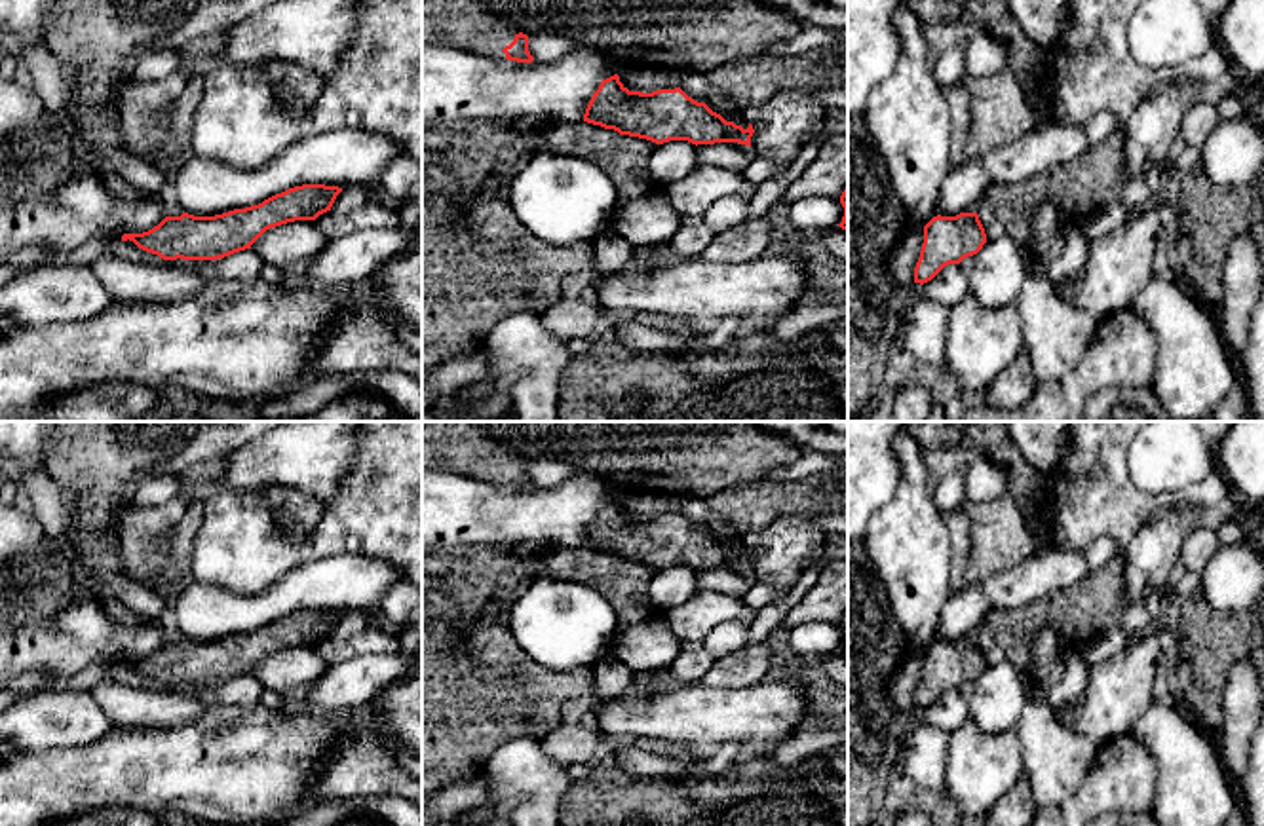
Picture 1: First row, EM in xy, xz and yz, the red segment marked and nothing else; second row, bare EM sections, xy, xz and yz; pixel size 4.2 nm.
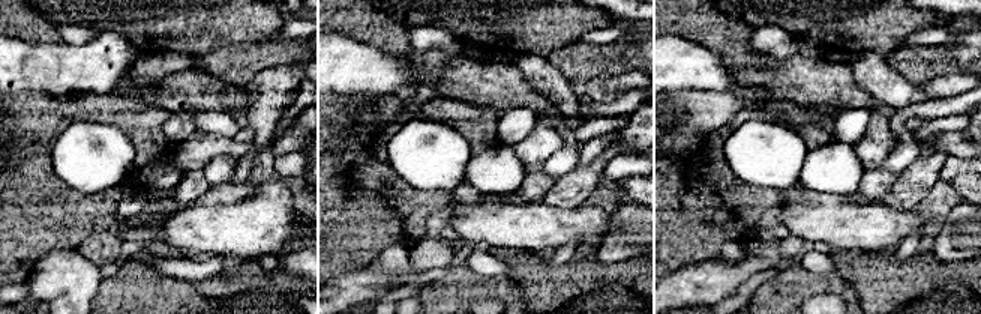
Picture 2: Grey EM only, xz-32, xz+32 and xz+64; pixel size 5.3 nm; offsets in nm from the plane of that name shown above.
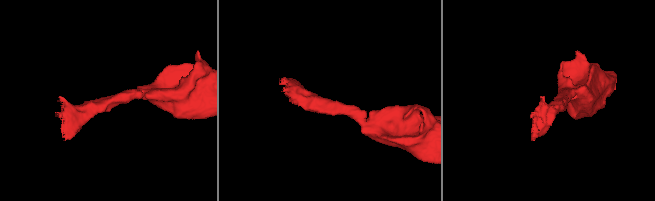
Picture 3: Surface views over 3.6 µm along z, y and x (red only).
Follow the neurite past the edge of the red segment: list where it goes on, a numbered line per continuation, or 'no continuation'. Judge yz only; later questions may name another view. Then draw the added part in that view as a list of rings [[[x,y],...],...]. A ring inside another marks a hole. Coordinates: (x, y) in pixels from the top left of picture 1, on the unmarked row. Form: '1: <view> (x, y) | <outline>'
no continuation

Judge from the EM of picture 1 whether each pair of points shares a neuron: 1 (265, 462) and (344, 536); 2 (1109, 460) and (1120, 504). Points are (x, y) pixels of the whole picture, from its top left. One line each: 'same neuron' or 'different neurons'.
1: different neurons
2: same neuron

